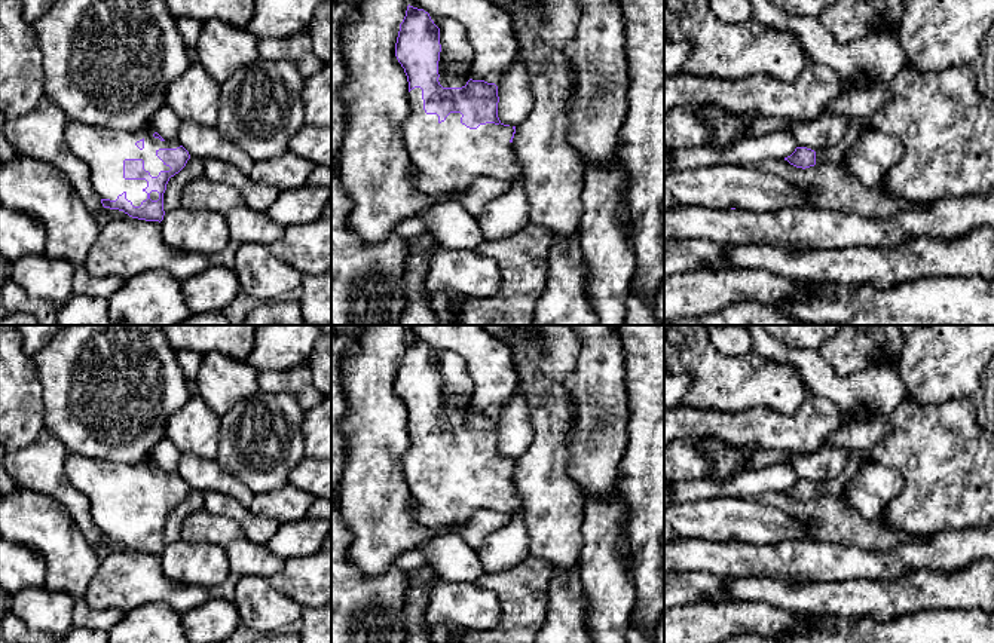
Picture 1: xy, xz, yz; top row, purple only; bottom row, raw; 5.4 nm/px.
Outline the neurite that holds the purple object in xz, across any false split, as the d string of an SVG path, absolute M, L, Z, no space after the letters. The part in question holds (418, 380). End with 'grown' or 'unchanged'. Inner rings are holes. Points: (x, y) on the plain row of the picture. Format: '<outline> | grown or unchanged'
M407 339L406 349L400 356L395 389L409 414L410 448L404 453L401 463L413 499L410 512L420 526L434 530L438 536L447 527L468 521L475 509L511 515L522 509L511 477L516 459L504 457L498 450L498 419L484 413L467 411L470 396L449 389L440 377L440 361L423 342Z | grown

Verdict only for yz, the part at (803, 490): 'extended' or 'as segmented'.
extended

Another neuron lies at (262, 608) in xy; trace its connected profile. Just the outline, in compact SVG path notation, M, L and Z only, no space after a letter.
M241 576L233 598L242 625L260 634L278 634L302 618L303 606L279 593L264 576Z

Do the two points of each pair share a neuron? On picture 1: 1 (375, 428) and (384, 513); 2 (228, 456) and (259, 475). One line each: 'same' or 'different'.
1: same
2: same

